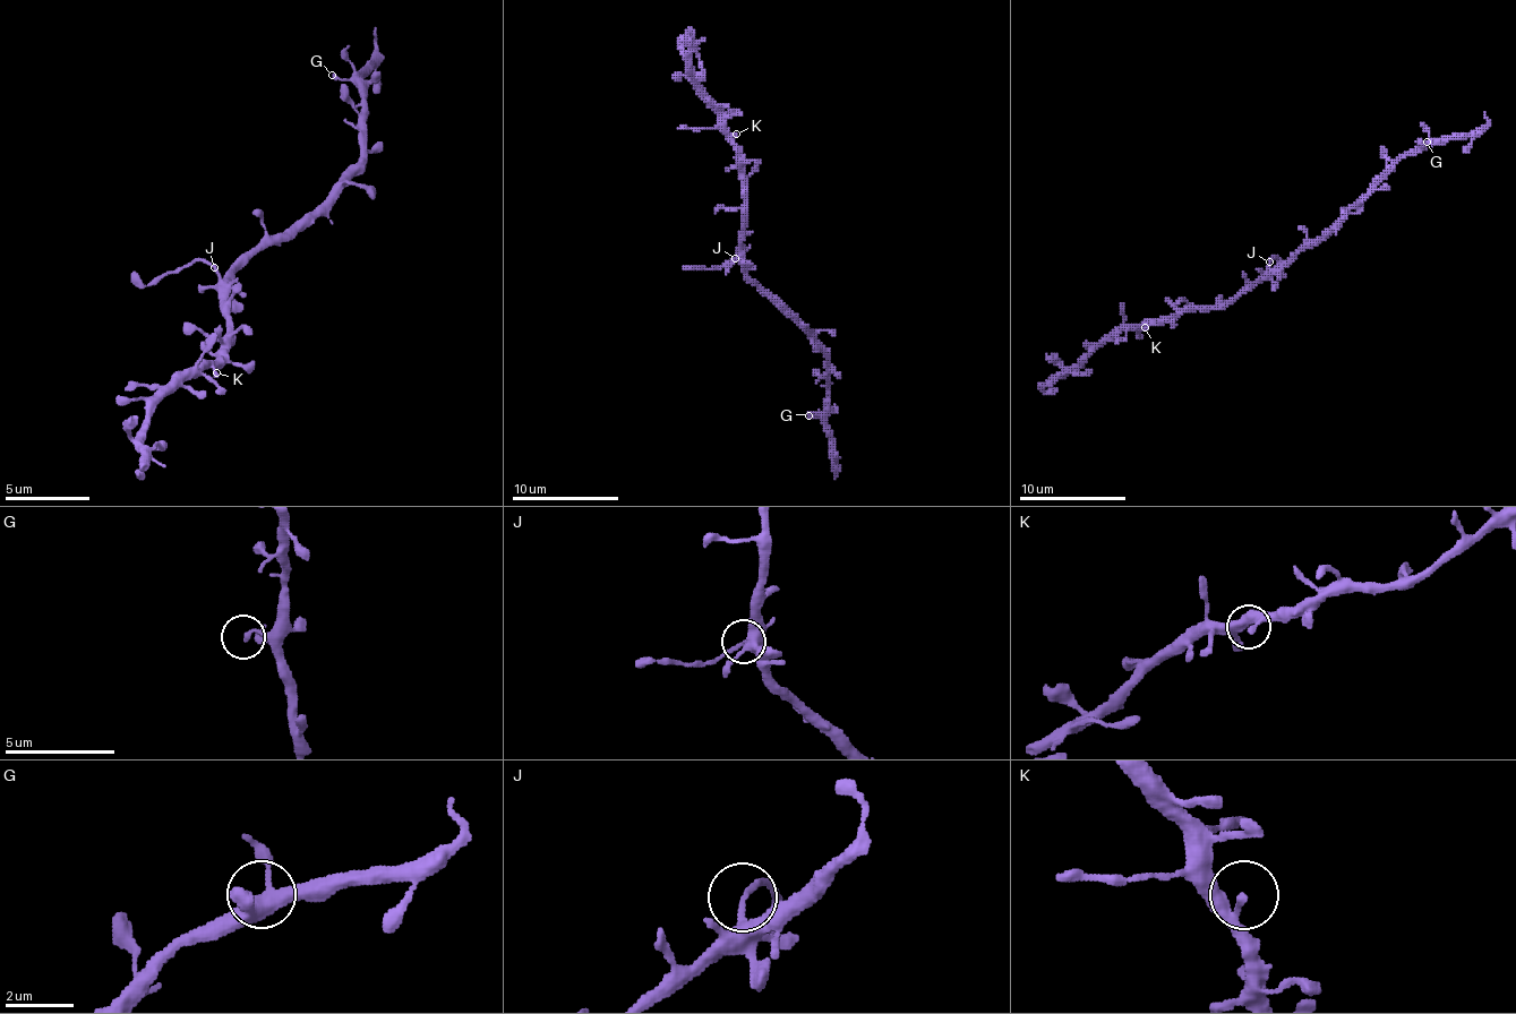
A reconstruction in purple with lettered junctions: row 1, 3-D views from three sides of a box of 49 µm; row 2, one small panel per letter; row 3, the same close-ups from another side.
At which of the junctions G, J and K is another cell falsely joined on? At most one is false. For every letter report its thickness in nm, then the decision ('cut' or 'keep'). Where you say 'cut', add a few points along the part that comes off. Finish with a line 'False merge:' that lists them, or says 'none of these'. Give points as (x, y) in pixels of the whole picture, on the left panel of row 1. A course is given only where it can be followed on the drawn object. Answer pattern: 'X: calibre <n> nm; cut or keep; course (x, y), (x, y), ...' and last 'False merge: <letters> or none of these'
G: calibre 200 nm; keep
J: calibre 180 nm; cut; course (213, 266), (196, 261), (148, 283), (131, 271)
K: calibre 200 nm; keep
False merge: J

